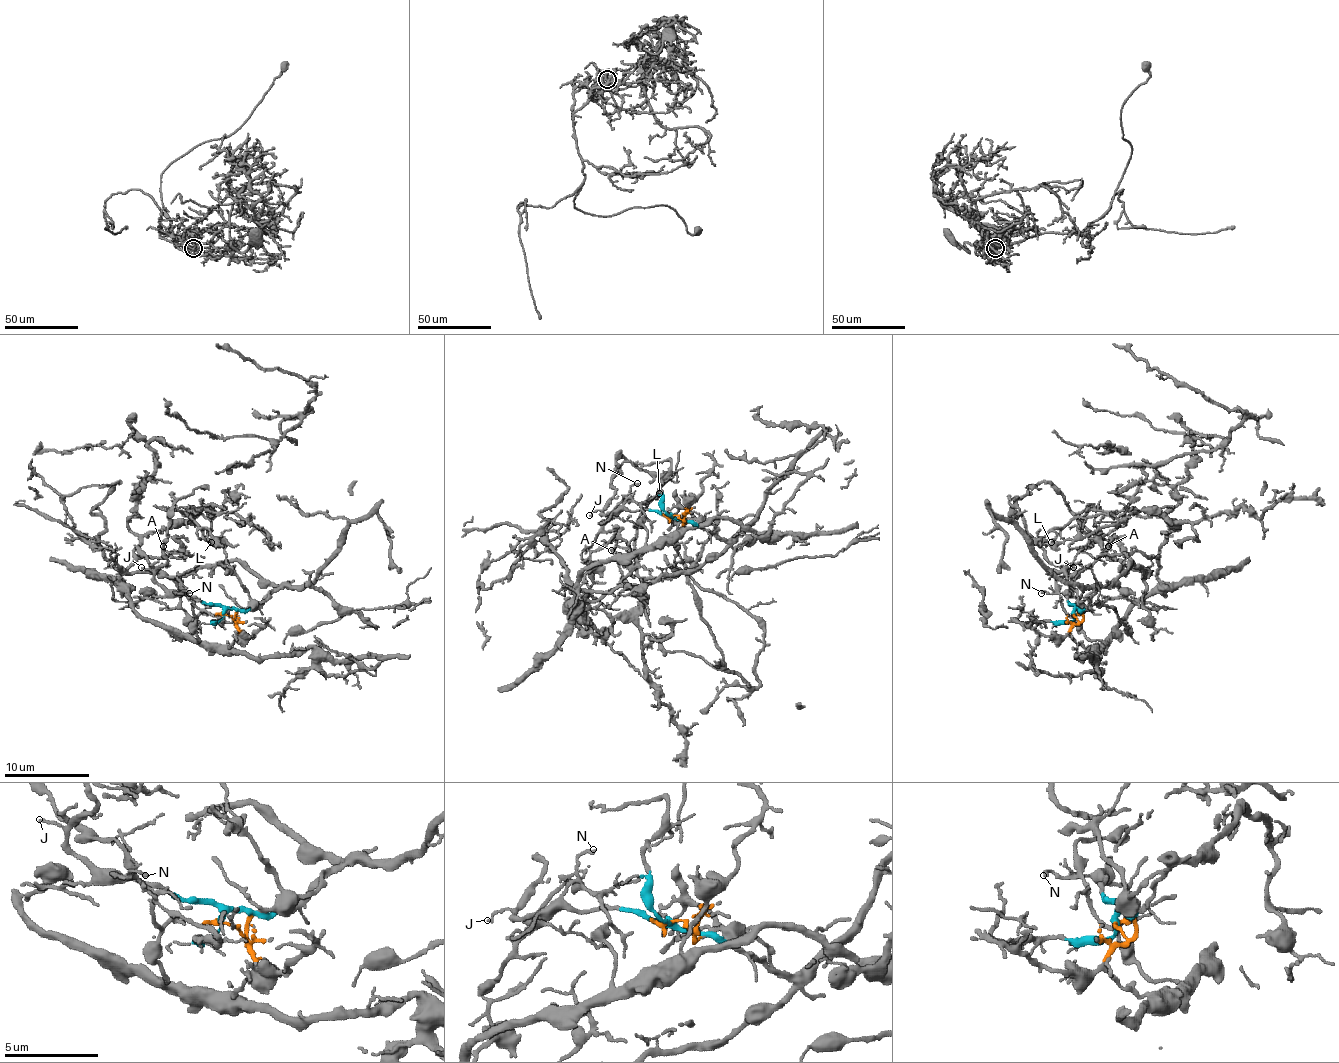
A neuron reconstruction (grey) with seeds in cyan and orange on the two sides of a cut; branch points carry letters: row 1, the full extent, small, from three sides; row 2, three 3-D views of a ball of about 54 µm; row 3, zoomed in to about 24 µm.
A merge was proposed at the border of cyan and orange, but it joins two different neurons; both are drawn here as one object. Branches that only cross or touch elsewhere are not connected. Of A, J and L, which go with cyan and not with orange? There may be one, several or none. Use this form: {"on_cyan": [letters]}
{"on_cyan": ["J"]}

